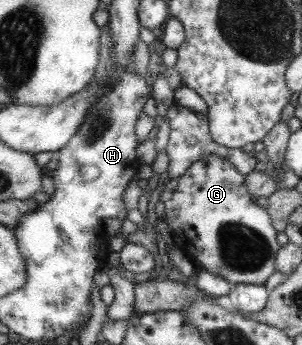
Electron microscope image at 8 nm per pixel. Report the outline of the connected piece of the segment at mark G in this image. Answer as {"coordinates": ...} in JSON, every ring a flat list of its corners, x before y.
{"coordinates":[[208,155,194,161,179,178,164,179,156,198,163,203,163,218,170,227,173,243,196,267,224,277,231,284,263,285,275,271,275,255,280,245,276,242,276,230,270,224,268,212,254,204,244,179,245,176,241,176,228,161,216,155]]}

